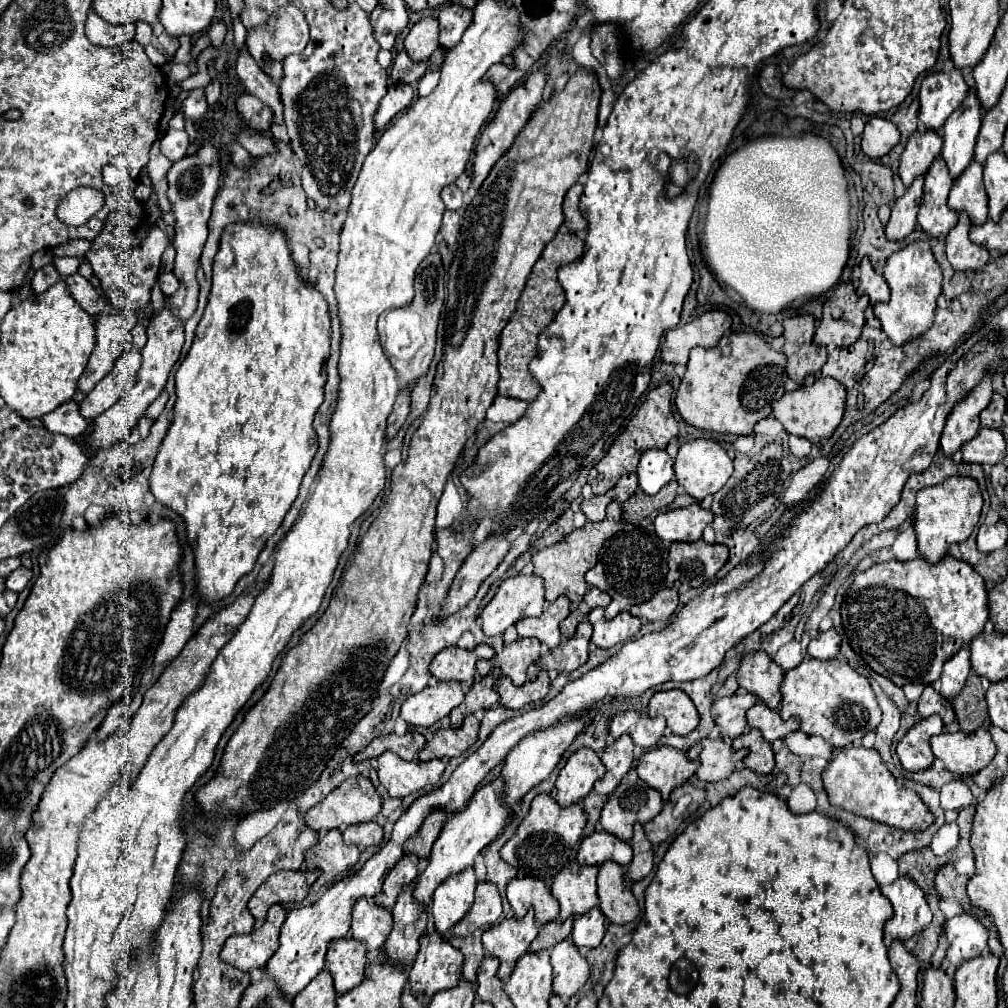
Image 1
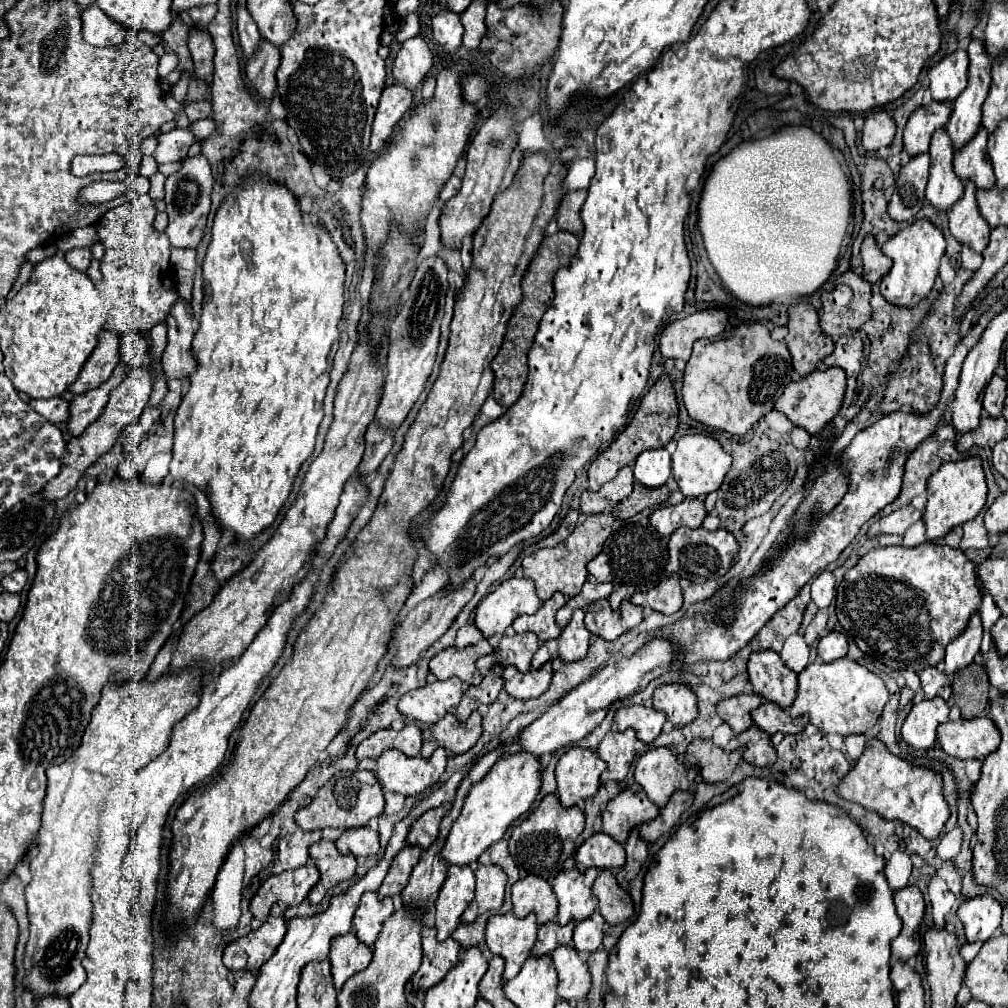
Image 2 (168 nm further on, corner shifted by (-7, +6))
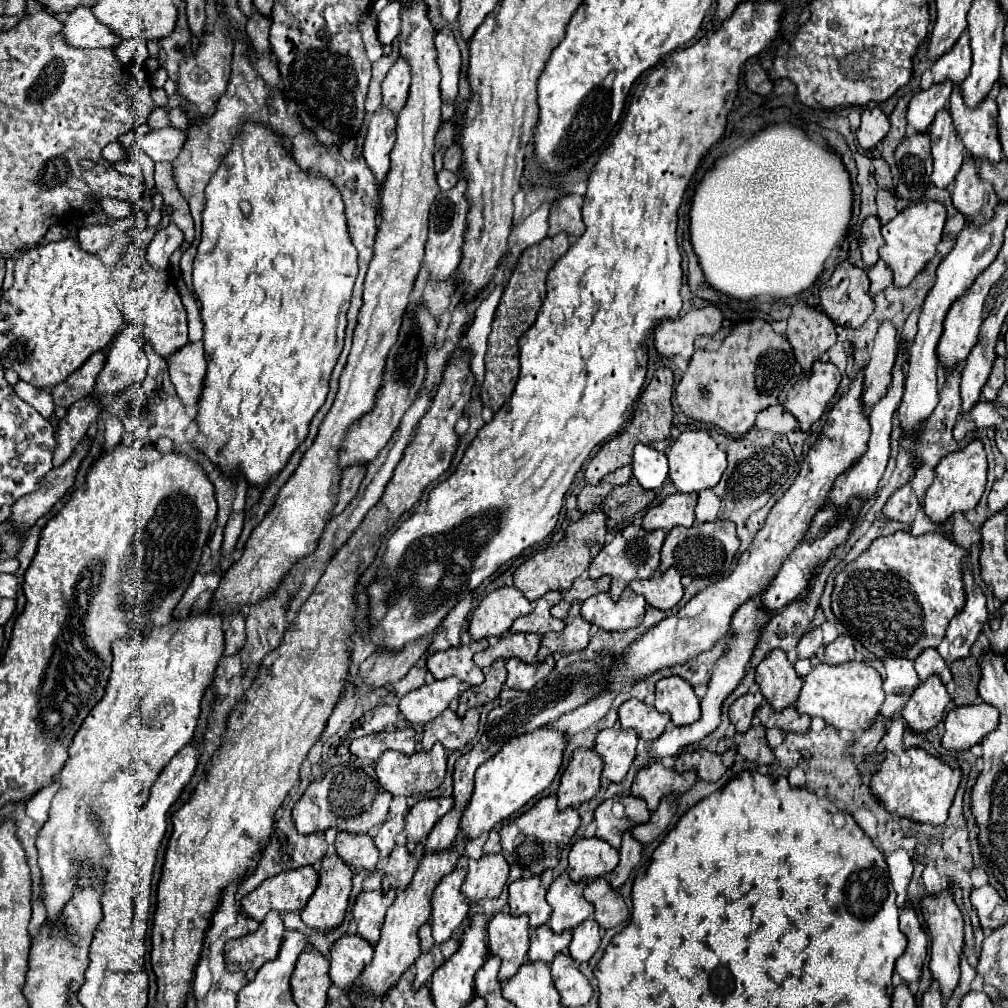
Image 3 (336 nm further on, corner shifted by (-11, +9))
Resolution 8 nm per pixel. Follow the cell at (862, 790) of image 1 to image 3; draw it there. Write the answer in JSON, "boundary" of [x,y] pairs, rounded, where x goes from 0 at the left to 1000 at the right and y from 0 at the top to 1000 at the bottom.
{"boundary":[[[900,742],[894,750],[878,744],[876,756],[864,768],[862,782],[866,790],[878,800],[880,806],[904,812],[912,817],[934,819],[939,813],[939,806],[943,802],[951,776],[953,776],[951,762],[941,762],[928,750],[920,748],[916,742]]]}

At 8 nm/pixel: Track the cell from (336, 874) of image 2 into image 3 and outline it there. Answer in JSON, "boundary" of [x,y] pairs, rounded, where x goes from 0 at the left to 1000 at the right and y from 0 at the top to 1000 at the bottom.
{"boundary":[[[334,847],[322,849],[318,853],[316,879],[299,905],[301,915],[314,923],[332,921],[340,913],[346,897],[348,871],[350,865],[346,857],[340,857]]]}

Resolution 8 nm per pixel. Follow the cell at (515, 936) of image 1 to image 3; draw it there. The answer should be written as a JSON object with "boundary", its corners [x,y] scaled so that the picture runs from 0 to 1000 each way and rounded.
{"boundary":[[[495,905],[487,911],[483,919],[485,929],[485,942],[487,946],[497,950],[495,972],[501,974],[511,968],[515,958],[523,952],[525,944],[525,911],[507,909]]]}

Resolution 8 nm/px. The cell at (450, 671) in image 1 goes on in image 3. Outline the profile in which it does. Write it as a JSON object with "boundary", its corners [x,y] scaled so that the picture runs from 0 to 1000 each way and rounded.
{"boundary":[[[475,635],[475,637],[467,637],[463,641],[453,641],[453,643],[445,643],[439,647],[432,647],[430,651],[424,653],[424,663],[434,675],[453,671],[455,675],[459,675],[467,681],[477,679],[479,667],[477,667],[477,663],[471,661],[469,649],[477,647],[481,643],[485,643],[485,637]]]}

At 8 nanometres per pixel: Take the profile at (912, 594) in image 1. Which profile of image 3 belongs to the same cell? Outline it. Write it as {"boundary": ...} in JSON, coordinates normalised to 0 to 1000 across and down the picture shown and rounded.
{"boundary":[[[894,526],[884,532],[874,532],[848,558],[840,560],[834,569],[830,569],[824,605],[840,623],[842,631],[854,635],[854,639],[870,653],[908,655],[916,645],[930,643],[934,639],[943,613],[957,603],[959,591],[953,563],[959,550],[961,548],[957,544],[949,542],[936,530],[916,530],[908,534]]]}

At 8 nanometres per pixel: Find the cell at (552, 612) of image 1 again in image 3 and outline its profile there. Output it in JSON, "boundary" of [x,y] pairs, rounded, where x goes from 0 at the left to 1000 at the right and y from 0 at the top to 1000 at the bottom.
{"boundary":[[[555,587],[541,589],[537,595],[531,597],[531,603],[527,609],[517,611],[509,617],[507,627],[531,627],[535,631],[539,631],[543,627],[557,627],[557,623],[561,623],[561,617],[549,613],[545,607],[553,597],[557,597]]]}

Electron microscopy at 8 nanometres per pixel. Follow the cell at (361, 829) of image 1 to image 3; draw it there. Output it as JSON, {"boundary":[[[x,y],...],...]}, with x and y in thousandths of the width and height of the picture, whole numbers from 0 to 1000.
{"boundary":[[[336,825],[332,833],[332,841],[334,841],[334,847],[348,859],[372,863],[376,855],[376,843],[366,827]]]}

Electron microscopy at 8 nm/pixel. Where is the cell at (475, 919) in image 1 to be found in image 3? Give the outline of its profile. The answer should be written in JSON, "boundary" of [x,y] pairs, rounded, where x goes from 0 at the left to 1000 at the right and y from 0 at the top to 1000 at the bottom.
{"boundary":[[[479,847],[475,853],[465,853],[463,873],[457,879],[457,887],[465,895],[475,895],[479,891],[495,891],[499,879],[503,877],[505,857],[497,847]]]}

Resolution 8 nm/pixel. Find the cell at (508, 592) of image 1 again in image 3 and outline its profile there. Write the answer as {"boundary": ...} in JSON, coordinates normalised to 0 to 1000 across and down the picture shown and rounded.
{"boundary":[[[499,581],[483,589],[465,615],[465,629],[469,635],[485,631],[497,631],[505,627],[511,613],[521,611],[529,605],[527,597],[517,591],[511,581]]]}

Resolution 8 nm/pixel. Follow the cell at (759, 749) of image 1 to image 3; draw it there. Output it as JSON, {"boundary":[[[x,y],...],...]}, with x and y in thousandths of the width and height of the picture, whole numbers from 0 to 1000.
{"boundary":[[[747,720],[737,728],[729,728],[729,736],[733,746],[743,754],[751,758],[765,758],[769,754],[767,744],[761,738],[759,732],[759,722],[757,720]]]}

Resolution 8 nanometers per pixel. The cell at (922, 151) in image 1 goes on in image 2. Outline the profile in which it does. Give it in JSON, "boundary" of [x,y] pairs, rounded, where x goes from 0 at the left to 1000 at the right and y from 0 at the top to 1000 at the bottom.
{"boundary":[[[926,100],[920,106],[912,106],[904,112],[898,130],[896,130],[896,144],[904,156],[922,150],[924,134],[938,126],[943,114],[943,102],[930,102]]]}

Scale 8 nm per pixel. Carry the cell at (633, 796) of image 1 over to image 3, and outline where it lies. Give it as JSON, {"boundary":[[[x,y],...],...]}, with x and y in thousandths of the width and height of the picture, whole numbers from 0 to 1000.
{"boundary":[[[608,792],[600,794],[592,804],[590,804],[590,815],[592,815],[592,831],[602,833],[608,841],[616,839],[616,829],[620,823],[624,823],[628,819],[626,813],[622,812],[610,812],[606,806],[608,800]]]}

